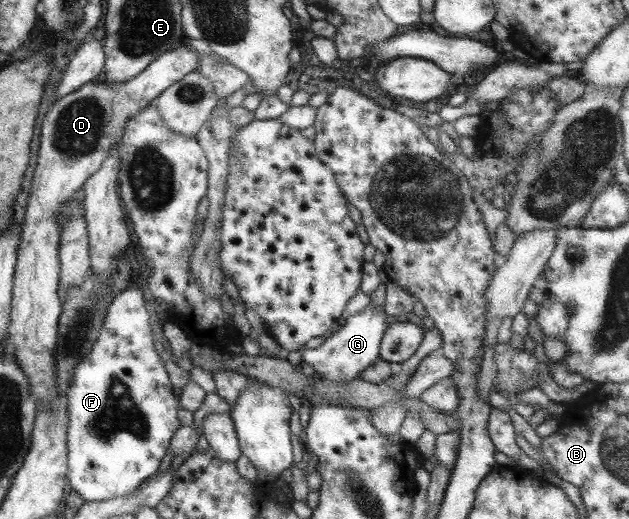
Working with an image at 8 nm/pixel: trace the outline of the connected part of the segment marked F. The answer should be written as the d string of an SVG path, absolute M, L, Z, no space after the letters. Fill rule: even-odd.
M132 284L122 289L122 291L118 291L107 307L107 314L104 317L102 329L100 329L98 337L96 337L94 344L92 344L90 352L87 352L86 357L72 369L70 385L66 389L68 421L66 421L67 472L65 477L66 480L69 480L68 484L70 484L70 488L84 501L110 500L110 498L134 494L136 488L142 484L142 480L150 476L150 474L157 472L158 464L160 464L160 460L162 460L162 457L166 454L166 450L169 448L170 438L172 438L174 431L178 427L192 424L192 413L184 410L177 398L172 394L172 385L164 369L164 362L159 356L163 350L162 344L158 339L152 338L150 328L150 321L152 320L153 314L148 311L146 312L146 308L144 308L144 300L142 299L140 288Z

